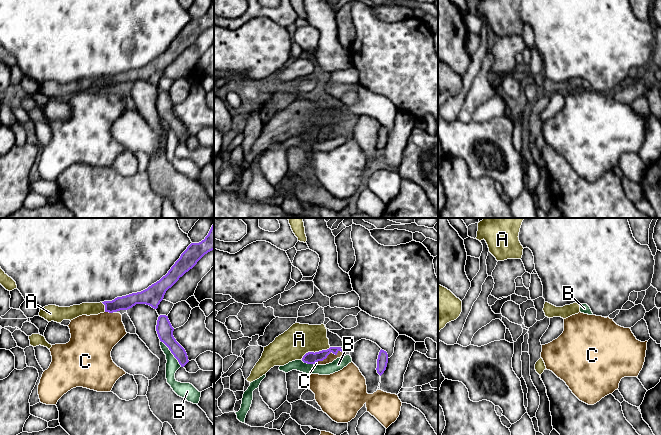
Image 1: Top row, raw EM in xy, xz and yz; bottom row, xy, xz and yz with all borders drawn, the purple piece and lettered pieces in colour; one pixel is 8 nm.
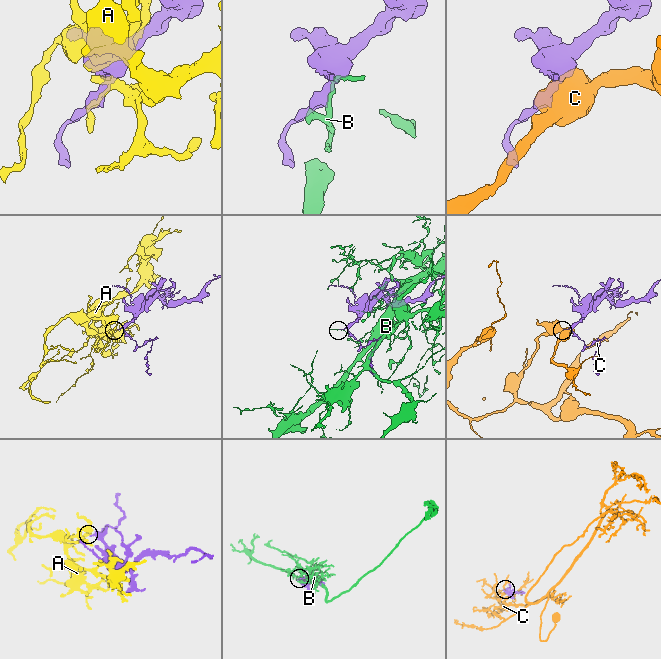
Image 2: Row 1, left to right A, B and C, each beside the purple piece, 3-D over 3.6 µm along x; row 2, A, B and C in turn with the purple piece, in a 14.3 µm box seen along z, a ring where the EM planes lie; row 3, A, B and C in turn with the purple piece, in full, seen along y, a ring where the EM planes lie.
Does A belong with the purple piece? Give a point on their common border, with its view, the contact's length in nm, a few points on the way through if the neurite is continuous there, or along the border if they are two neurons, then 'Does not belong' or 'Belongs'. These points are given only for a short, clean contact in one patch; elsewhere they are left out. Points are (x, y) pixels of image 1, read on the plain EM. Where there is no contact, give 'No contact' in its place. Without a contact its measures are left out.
Touches purple at xz (315, 128). Shared border 260 nm. Path across: xz (310, 134), (315, 128), (299, 115). Belongs

